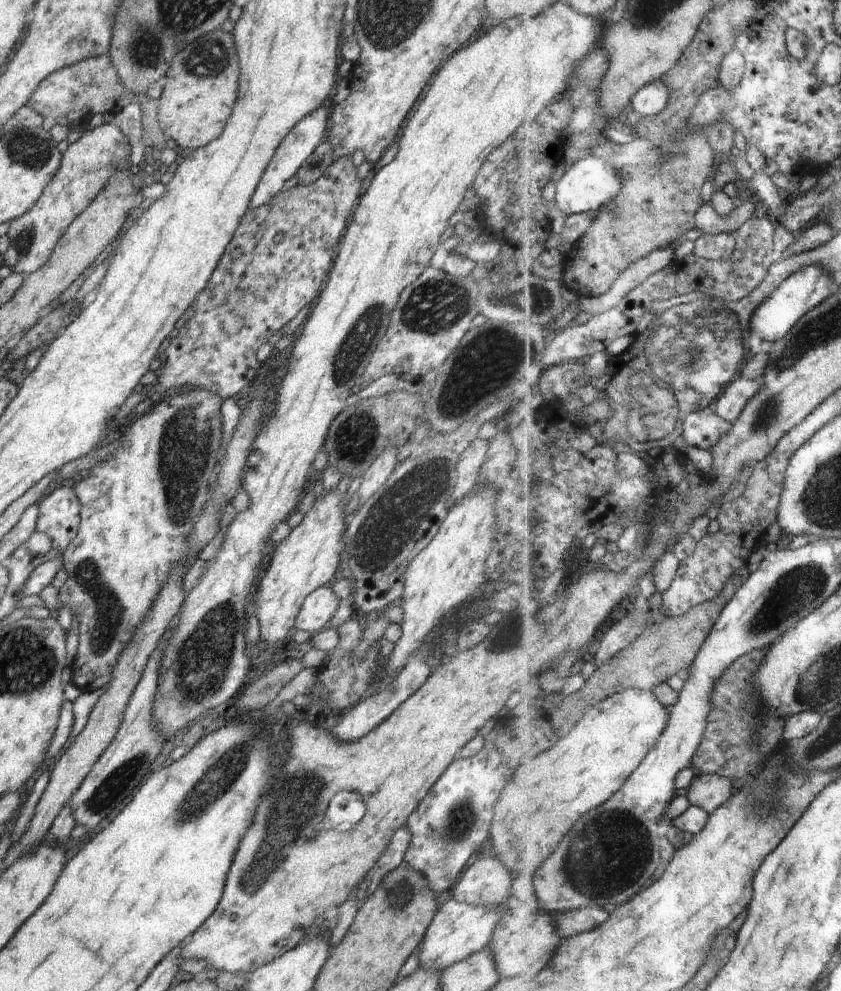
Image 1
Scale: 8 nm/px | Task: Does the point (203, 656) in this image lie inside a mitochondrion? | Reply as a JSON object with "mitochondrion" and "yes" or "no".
{"mitochondrion":"yes"}

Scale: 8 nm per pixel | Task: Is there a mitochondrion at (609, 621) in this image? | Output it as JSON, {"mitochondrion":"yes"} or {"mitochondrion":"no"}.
{"mitochondrion":"no"}

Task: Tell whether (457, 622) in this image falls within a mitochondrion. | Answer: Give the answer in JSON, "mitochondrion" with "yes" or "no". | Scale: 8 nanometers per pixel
{"mitochondrion":"no"}

